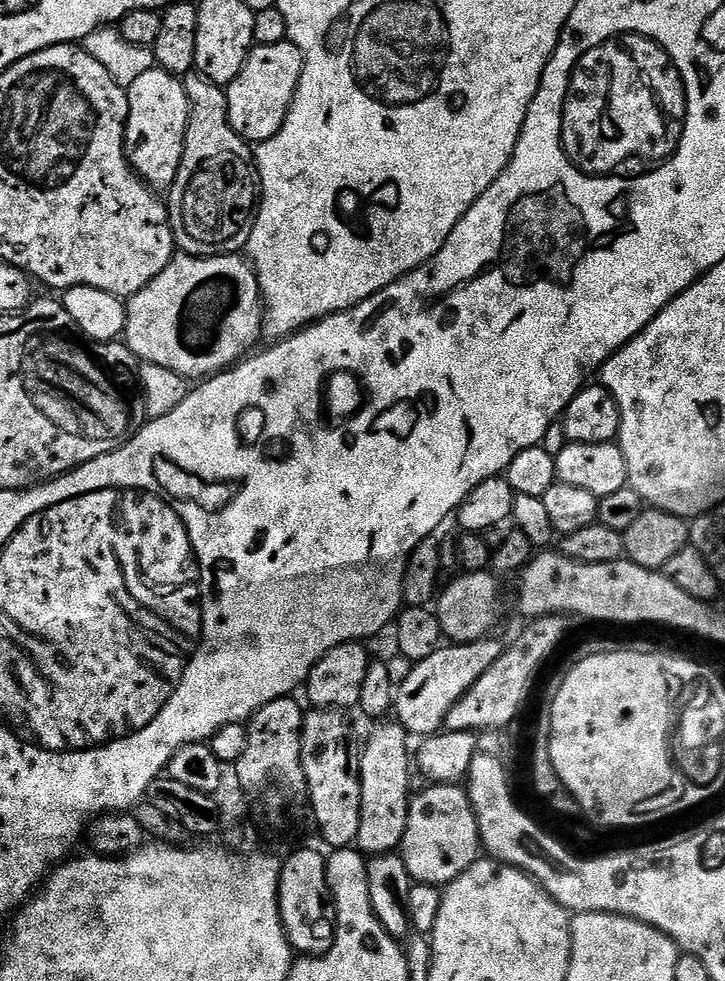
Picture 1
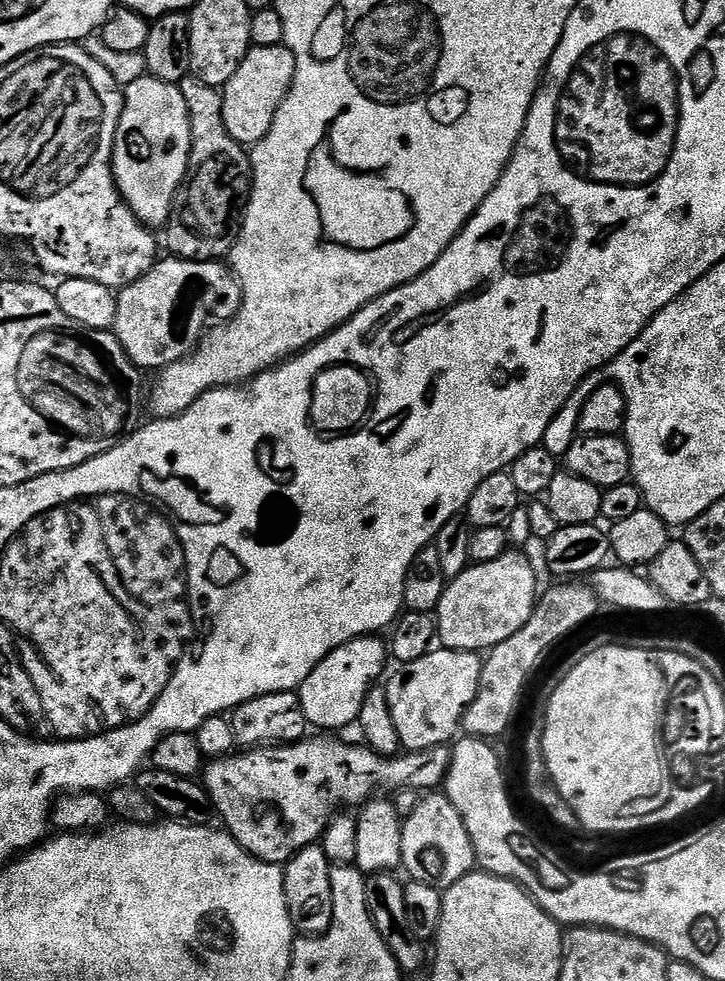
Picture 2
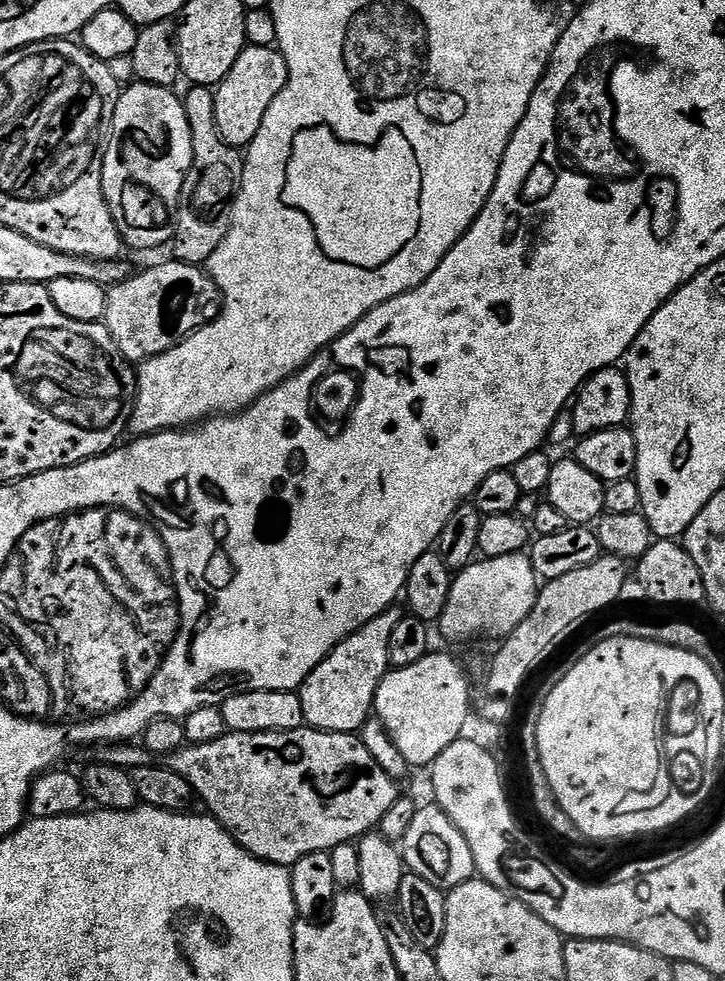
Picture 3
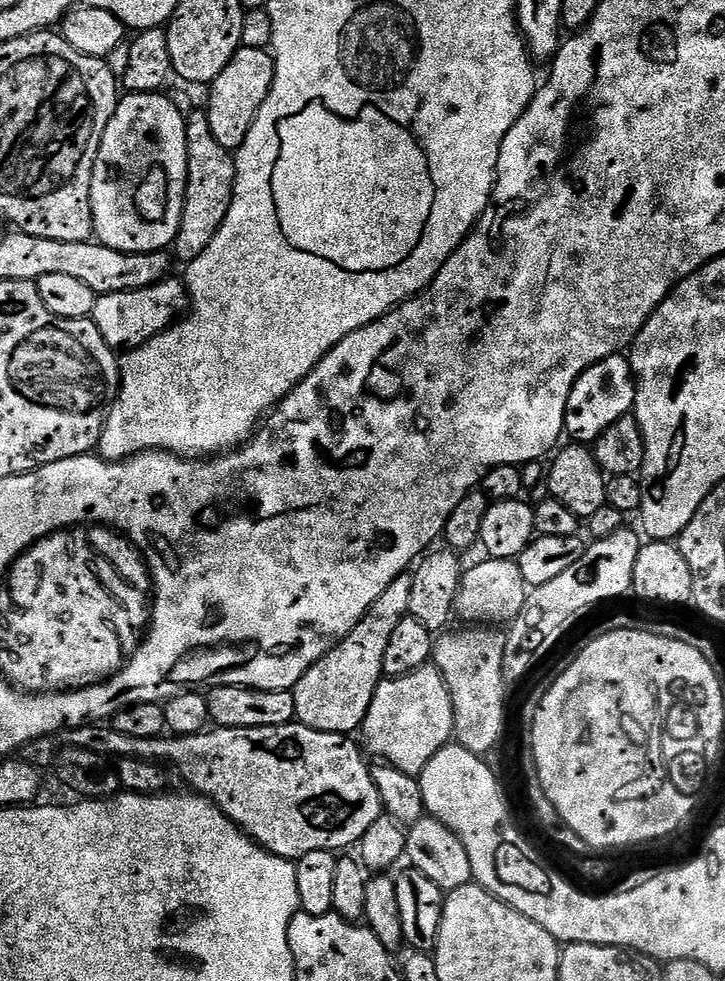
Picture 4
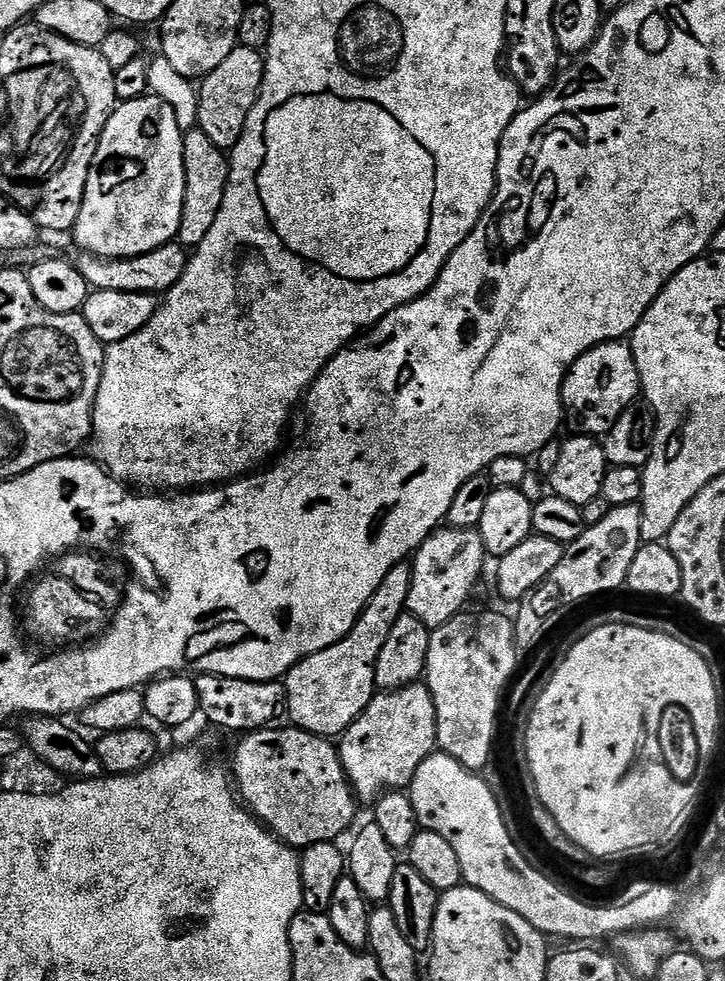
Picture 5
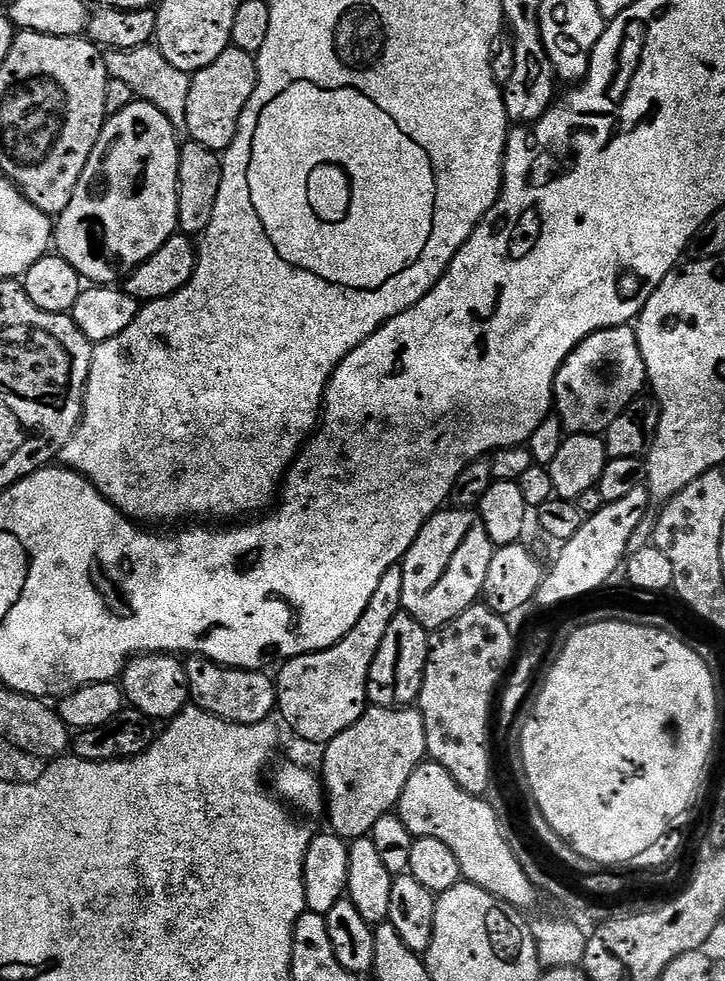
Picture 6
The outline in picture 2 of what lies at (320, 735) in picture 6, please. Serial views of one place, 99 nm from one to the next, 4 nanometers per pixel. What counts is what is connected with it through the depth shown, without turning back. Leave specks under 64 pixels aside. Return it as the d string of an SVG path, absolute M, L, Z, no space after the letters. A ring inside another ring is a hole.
M369 634L338 646L301 682L298 695L313 729L348 728L359 721L366 694L379 681L376 679L385 675L384 663L390 660L389 649L380 639L379 635Z

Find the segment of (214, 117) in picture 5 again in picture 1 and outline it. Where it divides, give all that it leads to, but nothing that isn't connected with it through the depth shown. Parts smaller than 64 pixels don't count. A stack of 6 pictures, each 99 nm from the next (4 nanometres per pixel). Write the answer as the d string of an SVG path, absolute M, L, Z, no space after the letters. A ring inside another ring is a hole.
M289 39L274 46L256 46L249 52L248 61L242 66L238 78L234 78L226 88L228 121L245 142L261 144L282 130L282 122L286 122L303 69L302 50L298 50Z

